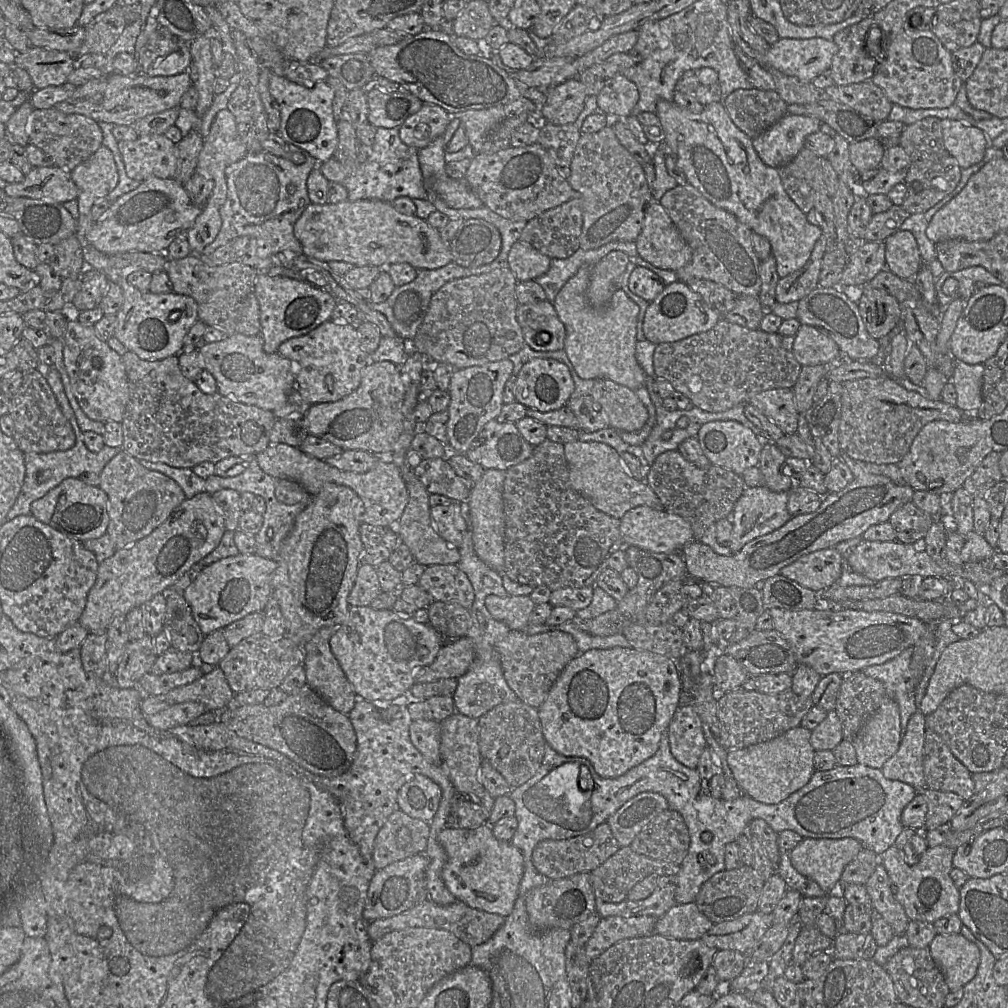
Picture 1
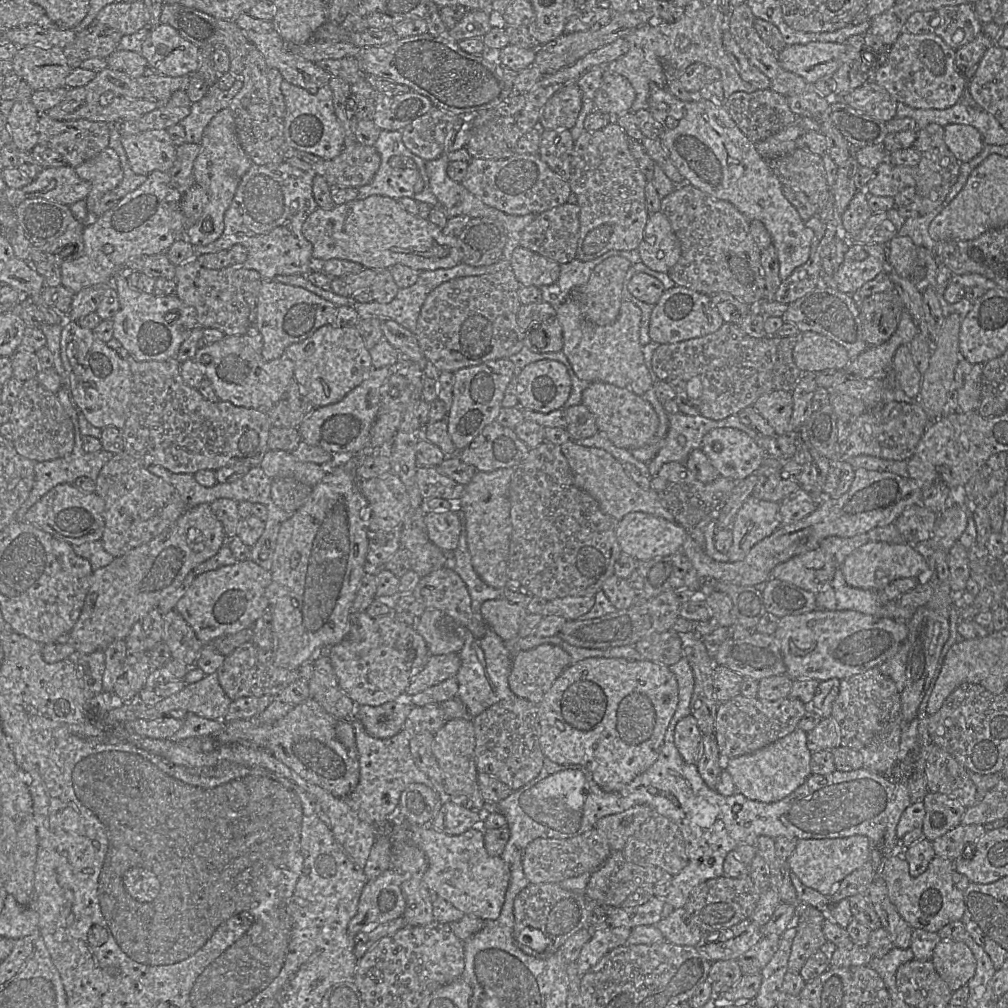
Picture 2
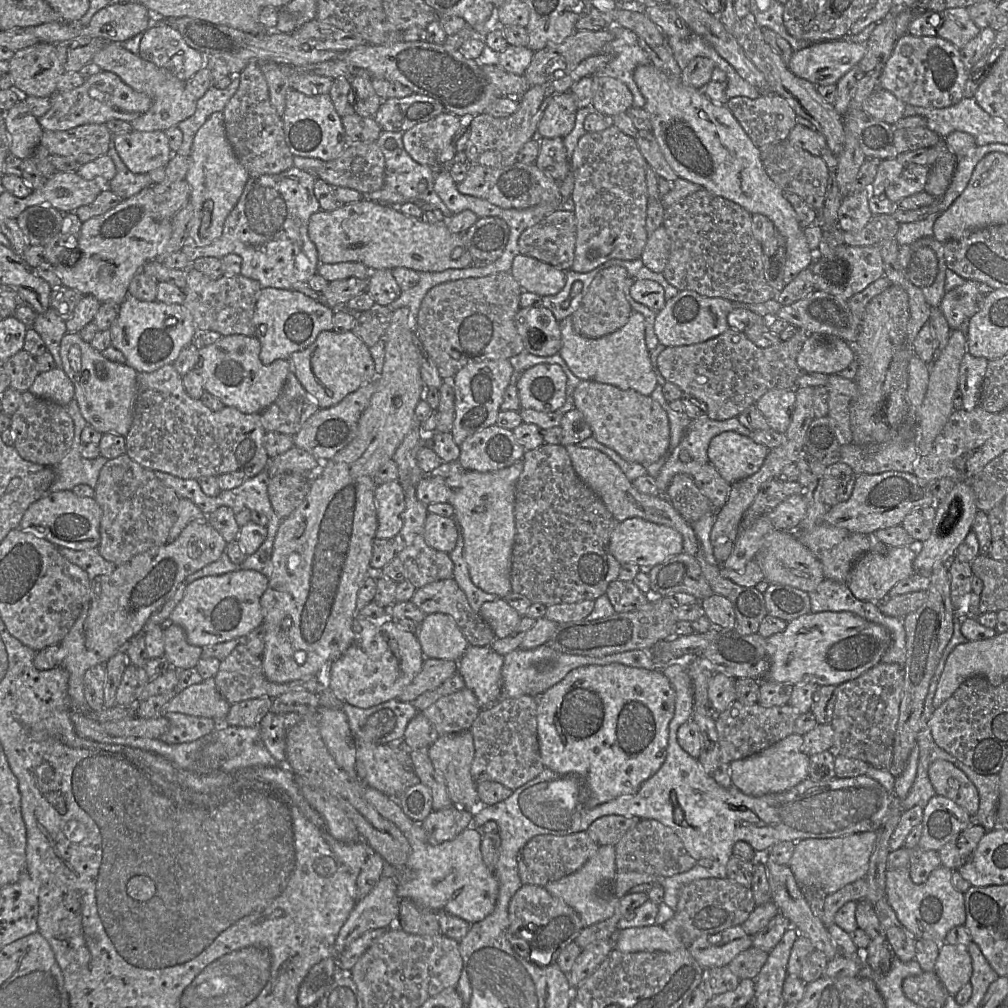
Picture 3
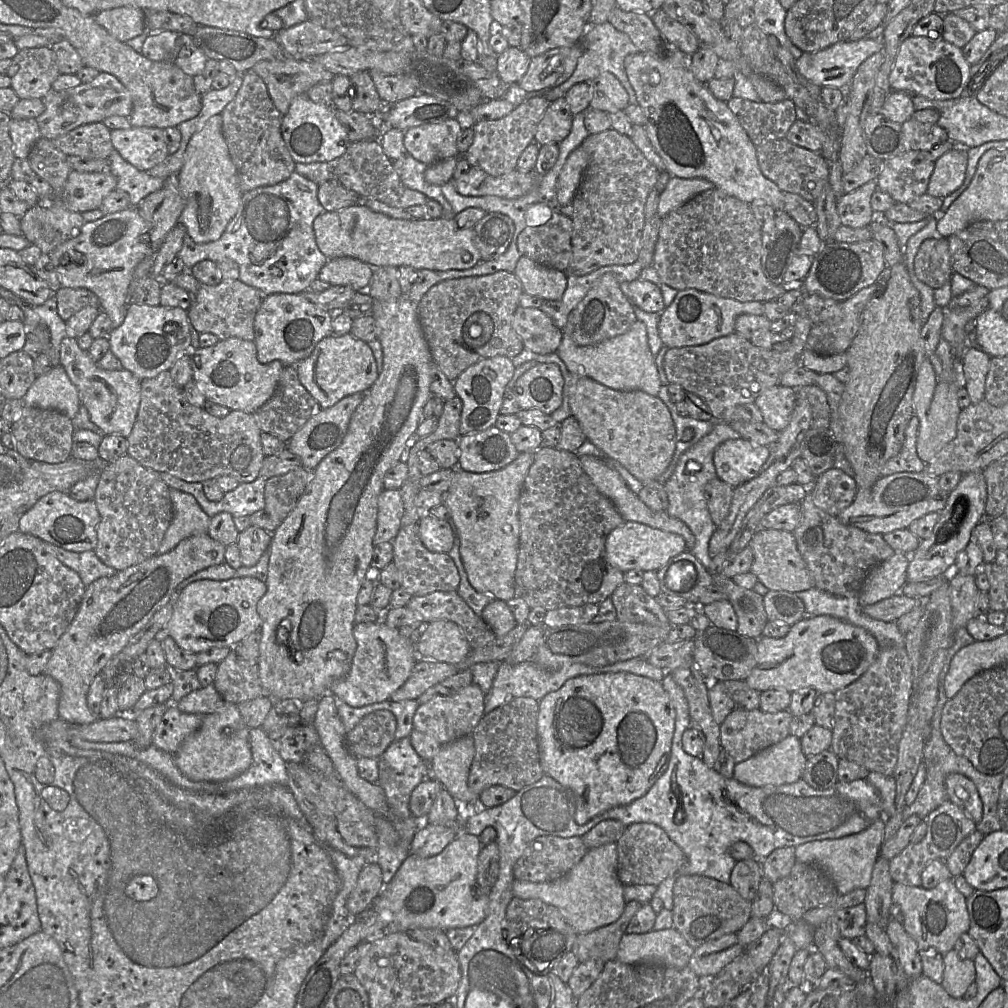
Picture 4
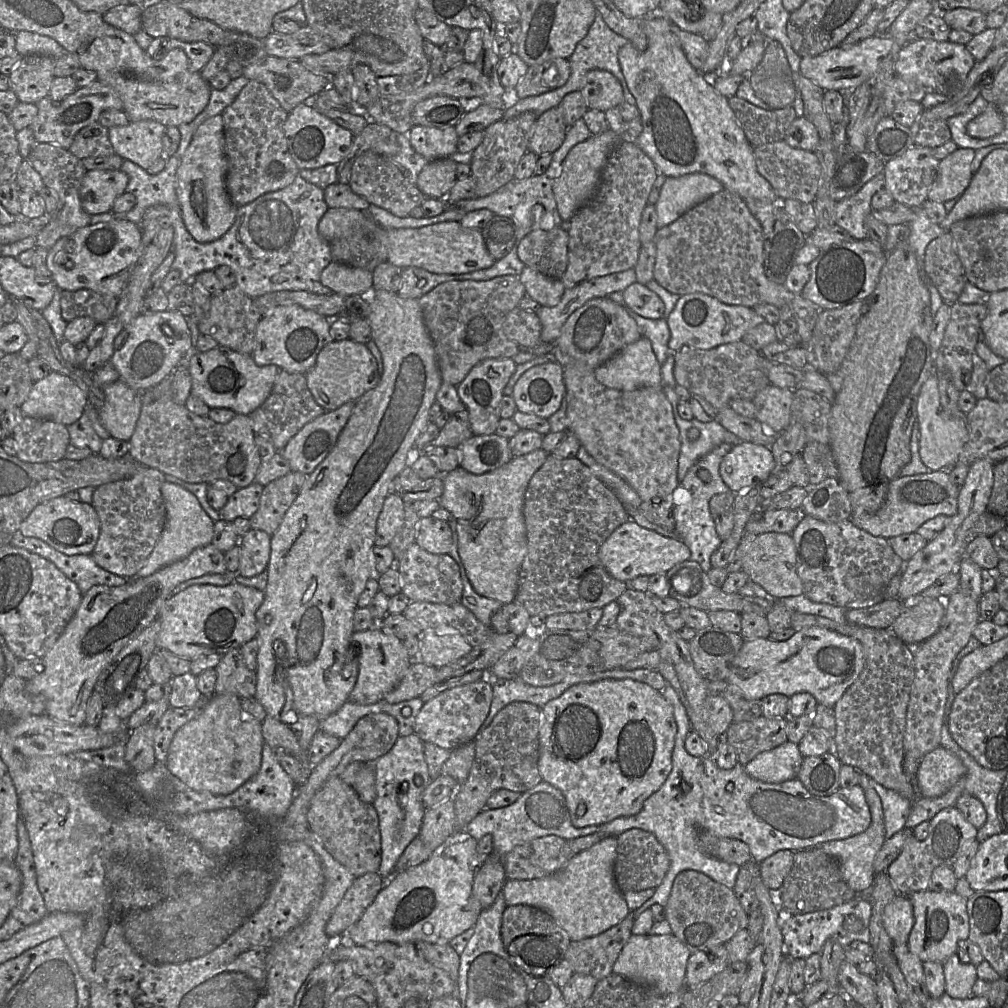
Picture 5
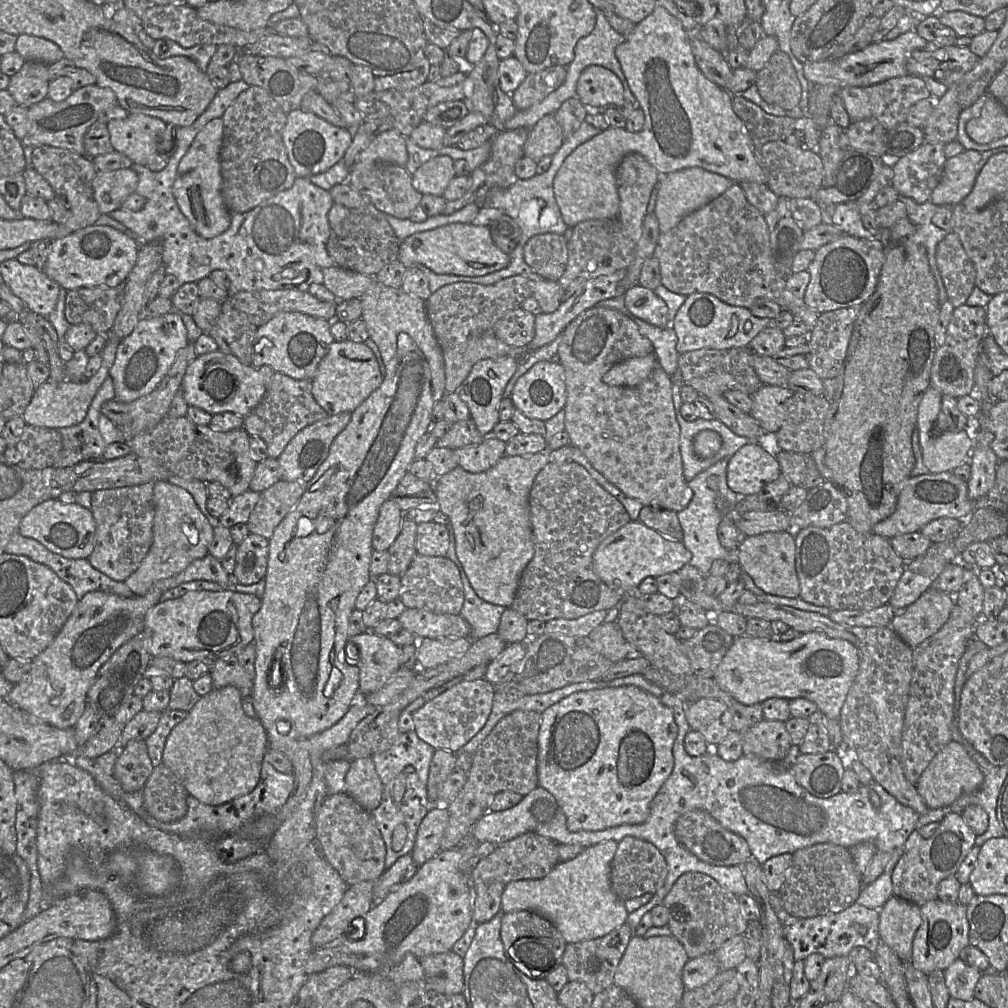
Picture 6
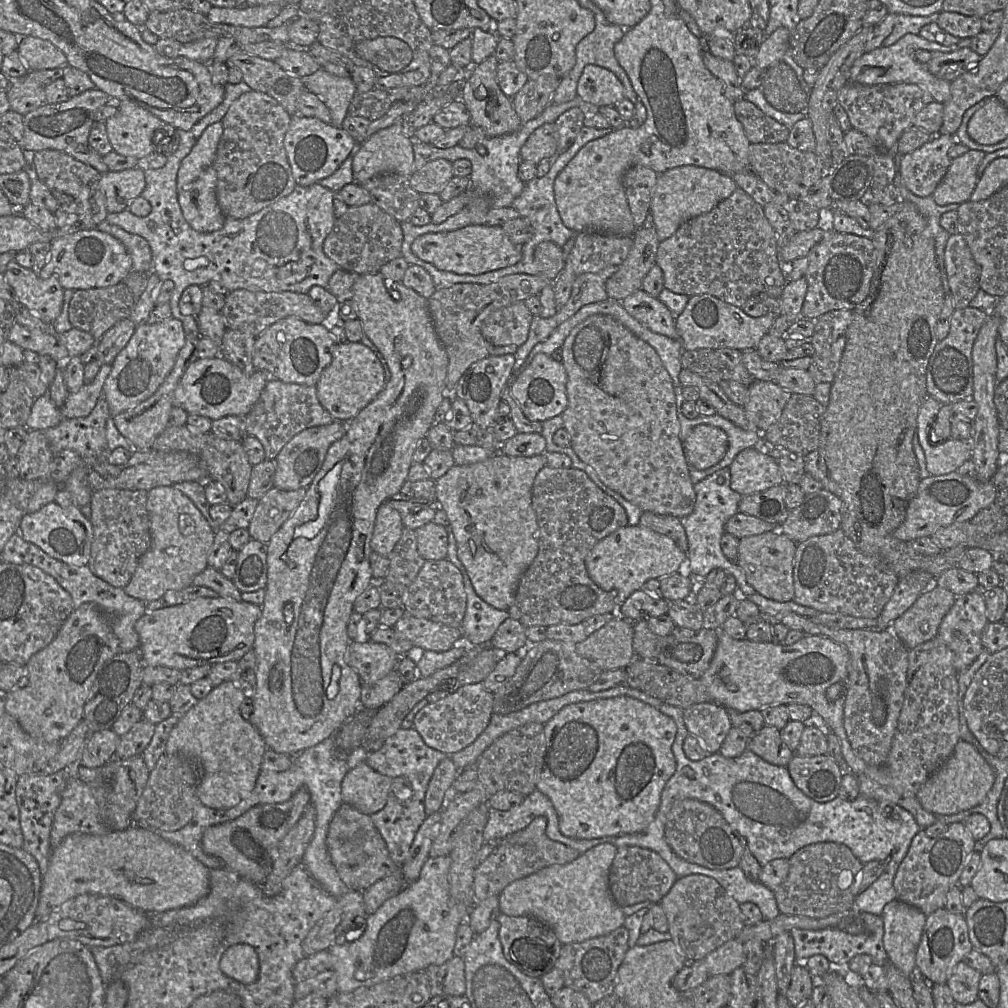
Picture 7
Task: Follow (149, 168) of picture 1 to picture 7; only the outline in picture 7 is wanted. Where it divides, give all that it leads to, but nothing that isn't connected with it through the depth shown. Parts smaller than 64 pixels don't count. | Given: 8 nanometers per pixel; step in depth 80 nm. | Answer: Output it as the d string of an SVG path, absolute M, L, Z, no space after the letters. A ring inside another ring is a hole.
M116 103L117 112L105 121L112 150L141 160L154 152L153 134L166 123L134 103Z

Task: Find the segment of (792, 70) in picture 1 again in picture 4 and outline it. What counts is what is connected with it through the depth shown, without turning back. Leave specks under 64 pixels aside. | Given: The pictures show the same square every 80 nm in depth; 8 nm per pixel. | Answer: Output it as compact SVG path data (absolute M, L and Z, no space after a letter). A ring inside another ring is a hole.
M881 37L856 41L844 40L817 52L803 52L798 59L795 59L795 65L801 75L818 86L845 89L851 83L861 63L883 49Z

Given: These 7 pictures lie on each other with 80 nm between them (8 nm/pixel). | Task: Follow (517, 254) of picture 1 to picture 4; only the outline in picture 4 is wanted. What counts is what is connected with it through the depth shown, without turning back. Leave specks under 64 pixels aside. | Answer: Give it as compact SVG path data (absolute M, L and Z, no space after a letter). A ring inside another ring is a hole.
M521 256L513 272L521 282L524 293L542 300L562 298L567 286L567 273L539 264Z

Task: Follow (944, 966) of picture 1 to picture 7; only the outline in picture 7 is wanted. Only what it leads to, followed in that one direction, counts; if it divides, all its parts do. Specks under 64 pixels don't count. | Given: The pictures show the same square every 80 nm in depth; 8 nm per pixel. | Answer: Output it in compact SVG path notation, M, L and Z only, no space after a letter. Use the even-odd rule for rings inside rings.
M962 961L955 966L947 980L955 1003L967 1005L978 999L978 985L981 976L979 971Z

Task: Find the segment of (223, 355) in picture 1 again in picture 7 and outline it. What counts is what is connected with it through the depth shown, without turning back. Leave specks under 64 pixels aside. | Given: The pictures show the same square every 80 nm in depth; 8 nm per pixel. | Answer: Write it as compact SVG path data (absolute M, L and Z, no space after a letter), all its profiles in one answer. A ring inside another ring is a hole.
M221 355L197 359L186 370L173 396L173 406L181 407L188 414L217 420L229 415L247 415L258 401L270 376L261 370L247 375Z

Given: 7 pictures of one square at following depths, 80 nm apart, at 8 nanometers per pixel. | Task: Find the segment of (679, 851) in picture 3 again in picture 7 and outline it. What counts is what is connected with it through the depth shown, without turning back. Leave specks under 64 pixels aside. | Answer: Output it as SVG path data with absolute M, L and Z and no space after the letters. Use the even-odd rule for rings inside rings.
M637 846L617 849L608 876L610 893L620 907L644 901L659 903L677 880L676 874L656 852Z

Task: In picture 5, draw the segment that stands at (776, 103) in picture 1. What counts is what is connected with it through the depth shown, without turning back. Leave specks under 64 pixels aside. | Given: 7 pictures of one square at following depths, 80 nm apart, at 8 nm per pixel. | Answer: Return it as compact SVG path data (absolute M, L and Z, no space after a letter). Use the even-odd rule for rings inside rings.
M737 96L728 98L728 103L753 147L783 140L788 127L797 118L792 105L766 110Z

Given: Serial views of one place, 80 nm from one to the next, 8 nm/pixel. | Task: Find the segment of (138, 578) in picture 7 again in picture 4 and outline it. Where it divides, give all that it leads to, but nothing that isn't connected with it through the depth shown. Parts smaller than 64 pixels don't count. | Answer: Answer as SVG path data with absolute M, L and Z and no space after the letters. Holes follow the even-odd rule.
M170 488L169 495L174 515L157 554L167 553L181 540L208 531L210 517L201 509L191 494Z

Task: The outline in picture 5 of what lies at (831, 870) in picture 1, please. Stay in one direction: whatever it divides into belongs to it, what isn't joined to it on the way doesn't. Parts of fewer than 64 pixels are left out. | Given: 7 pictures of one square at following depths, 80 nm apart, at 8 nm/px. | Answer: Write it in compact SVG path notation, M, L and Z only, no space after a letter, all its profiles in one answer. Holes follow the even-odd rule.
M869 787L865 791L865 798L871 812L871 824L864 832L846 839L828 841L815 847L811 847L820 848L826 854L836 857L839 860L840 870L844 880L856 893L872 887L875 877L873 862L878 851L886 840L881 799L872 787Z

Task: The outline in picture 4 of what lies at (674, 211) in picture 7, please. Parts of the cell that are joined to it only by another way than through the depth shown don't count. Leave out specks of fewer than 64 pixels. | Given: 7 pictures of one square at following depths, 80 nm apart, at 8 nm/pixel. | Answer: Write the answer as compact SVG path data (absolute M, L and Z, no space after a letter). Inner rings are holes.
M671 177L660 194L657 215L663 218L696 195L714 188L714 184L706 179Z

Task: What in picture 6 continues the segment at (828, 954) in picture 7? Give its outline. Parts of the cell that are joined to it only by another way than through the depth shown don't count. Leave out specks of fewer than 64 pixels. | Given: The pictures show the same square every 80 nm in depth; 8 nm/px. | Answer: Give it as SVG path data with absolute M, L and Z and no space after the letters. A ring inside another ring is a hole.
M854 903L847 909L826 915L796 919L785 927L785 939L793 949L794 960L805 960L809 955L818 953L825 959L848 956L855 947L865 947L873 954L879 941L880 911Z

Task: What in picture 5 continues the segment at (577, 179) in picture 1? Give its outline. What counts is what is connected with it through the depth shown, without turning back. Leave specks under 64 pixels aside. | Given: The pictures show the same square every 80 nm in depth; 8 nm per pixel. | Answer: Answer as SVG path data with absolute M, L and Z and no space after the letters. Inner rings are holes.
M623 138L610 153L600 173L594 197L568 224L568 265L561 281L571 289L584 281L635 267L640 248L642 213L658 176L654 162L630 139Z

